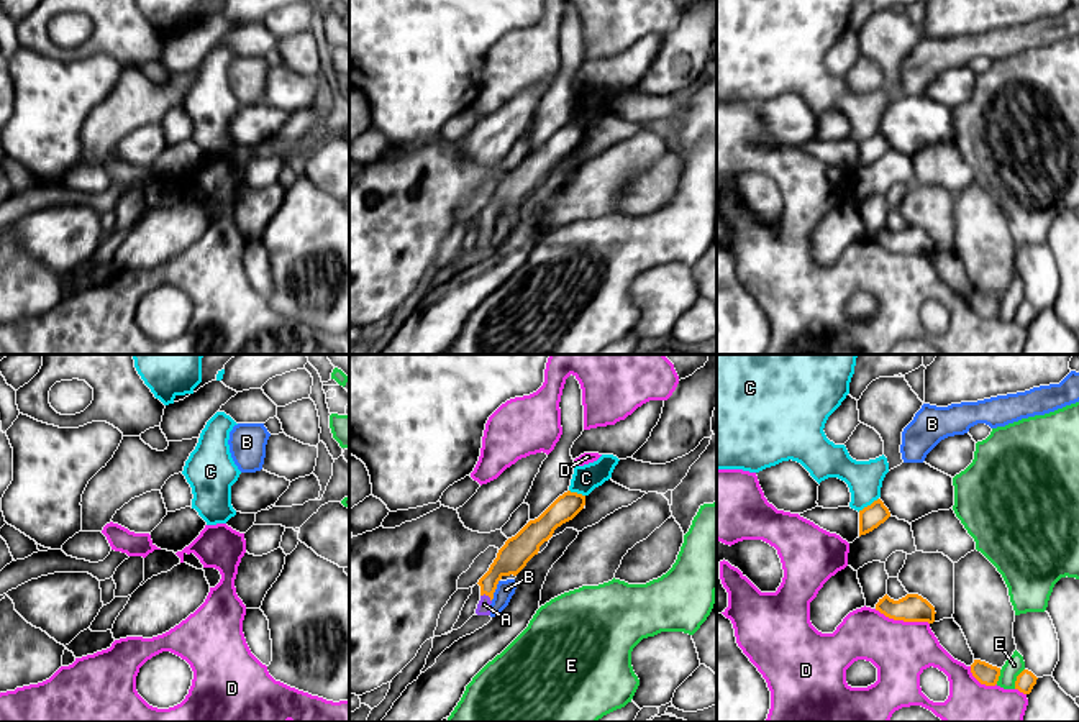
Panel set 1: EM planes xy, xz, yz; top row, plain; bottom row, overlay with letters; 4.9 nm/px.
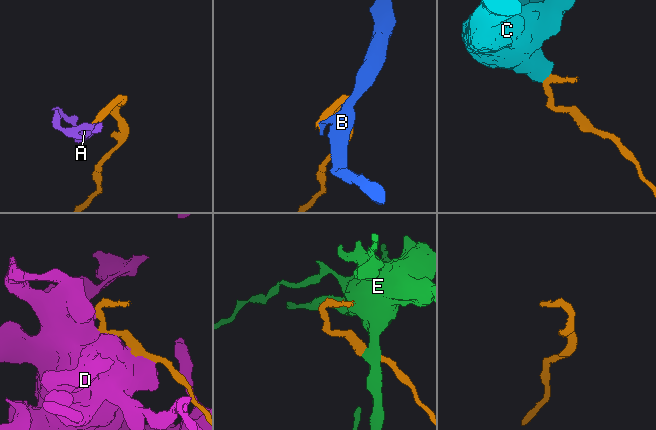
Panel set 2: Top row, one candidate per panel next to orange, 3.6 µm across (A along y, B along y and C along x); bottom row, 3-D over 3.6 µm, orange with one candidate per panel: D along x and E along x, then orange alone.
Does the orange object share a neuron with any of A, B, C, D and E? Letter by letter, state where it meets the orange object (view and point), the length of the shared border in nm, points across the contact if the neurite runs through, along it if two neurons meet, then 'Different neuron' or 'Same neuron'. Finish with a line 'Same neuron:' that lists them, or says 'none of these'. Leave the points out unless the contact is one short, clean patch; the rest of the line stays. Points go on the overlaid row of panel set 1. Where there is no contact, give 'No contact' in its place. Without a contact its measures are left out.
A: Touches orange at xz (487, 594). Shared border 70 nm. Path across: xz (515, 553), (491, 578), (487, 594), (484, 604). Same neuron
B: Touches orange at xz (494, 589). Shared border 110 nm. Boundary: xz (499, 580), (491, 599). Different neuron
C: Touches orange at yz (868, 506). Shared border 120 nm. Boundary: yz (878, 498), (858, 511). Different neuron
D: Touches orange at yz (902, 619). Shared border 280 nm. Different neuron
E: Touches orange at yz (1017, 678). Shared border 120 nm. Different neuron
Same neuron: A

